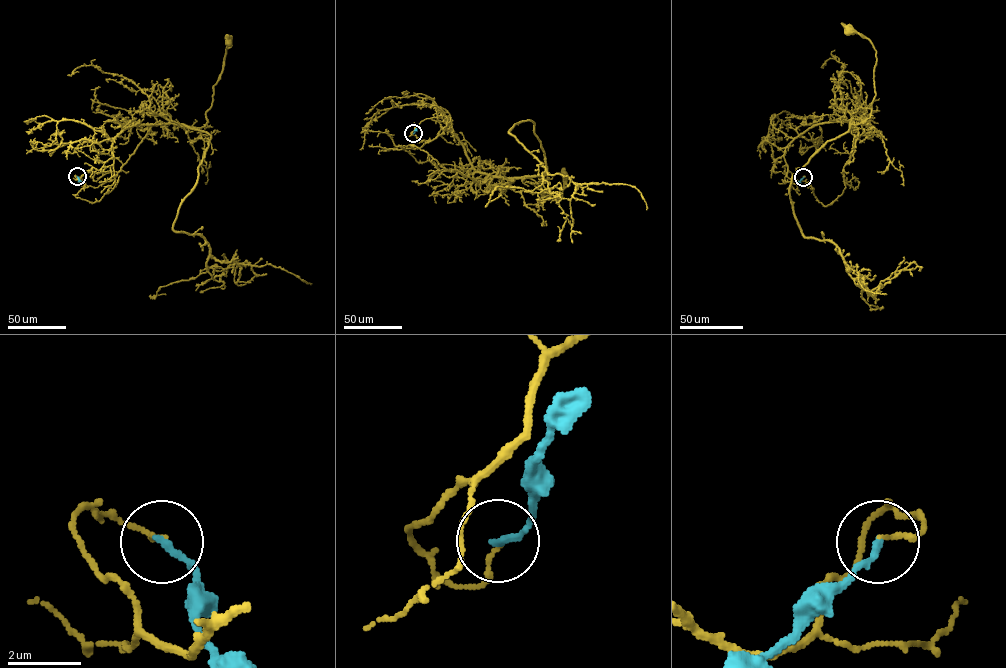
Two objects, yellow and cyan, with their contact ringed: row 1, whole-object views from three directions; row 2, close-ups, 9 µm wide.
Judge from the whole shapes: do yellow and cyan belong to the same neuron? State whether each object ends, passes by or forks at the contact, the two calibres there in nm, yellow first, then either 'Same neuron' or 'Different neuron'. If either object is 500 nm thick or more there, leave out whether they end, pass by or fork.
At the ring yellow ends. At the ring cyan ends. Thickness 130 nm (yellow) against 200 nm. Different neuron

